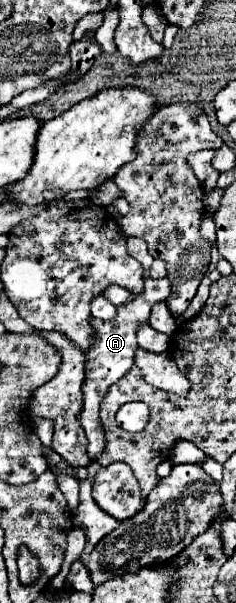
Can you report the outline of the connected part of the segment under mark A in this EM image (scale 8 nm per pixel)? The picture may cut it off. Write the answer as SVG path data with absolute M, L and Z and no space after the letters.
M144 277L144 293L140 293L140 297L136 297L136 293L132 293L132 299L124 305L116 307L116 317L112 321L94 321L92 317L92 329L96 329L94 337L92 337L92 345L86 353L86 377L82 383L82 393L84 393L84 405L82 411L76 415L76 419L80 421L82 429L86 431L88 437L88 457L96 459L98 455L104 453L106 449L106 437L104 437L104 427L100 425L100 401L104 399L106 391L110 385L114 385L120 377L124 377L124 373L128 373L128 369L134 365L136 359L136 331L140 329L140 325L144 321L148 321L152 303L156 301L166 301L170 293L170 281L168 279L150 279Z

